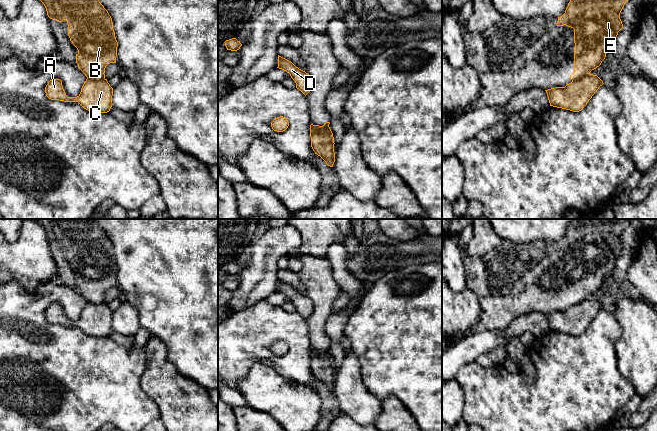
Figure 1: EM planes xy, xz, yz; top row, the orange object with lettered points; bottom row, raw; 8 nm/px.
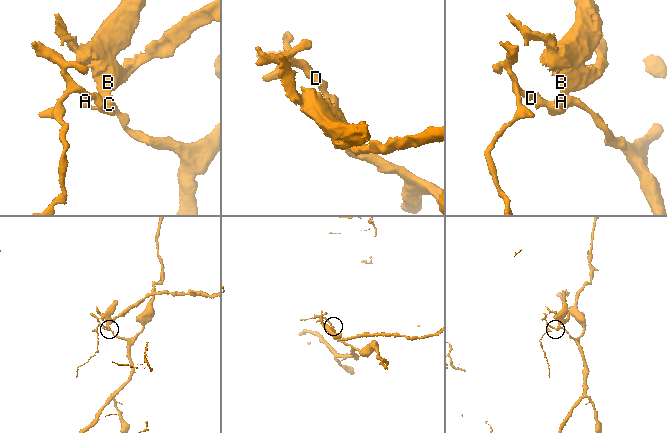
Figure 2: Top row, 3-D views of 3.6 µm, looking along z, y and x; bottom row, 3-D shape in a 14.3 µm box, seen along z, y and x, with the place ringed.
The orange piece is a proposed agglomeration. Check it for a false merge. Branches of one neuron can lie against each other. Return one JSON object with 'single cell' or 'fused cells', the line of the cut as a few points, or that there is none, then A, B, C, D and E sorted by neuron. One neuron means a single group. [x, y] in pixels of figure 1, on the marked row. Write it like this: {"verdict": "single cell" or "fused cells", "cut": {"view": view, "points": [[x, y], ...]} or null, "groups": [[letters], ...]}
{"verdict": "fused cells", "cut": {"view": "xy", "points": [[87, 77], [92, 79], [104, 78]]}, "groups": [["A", "C", "D"], ["B", "E"]]}

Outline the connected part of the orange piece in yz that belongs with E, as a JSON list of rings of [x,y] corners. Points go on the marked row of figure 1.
[[[570,0],[565,13],[558,17],[557,26],[568,26],[574,29],[574,72],[570,75],[572,81],[599,67],[609,50],[615,48],[618,32],[623,28],[620,13],[627,0]]]

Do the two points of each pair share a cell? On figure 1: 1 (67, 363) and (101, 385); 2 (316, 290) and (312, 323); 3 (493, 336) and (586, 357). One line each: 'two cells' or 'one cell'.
1: one cell
2: one cell
3: two cells

